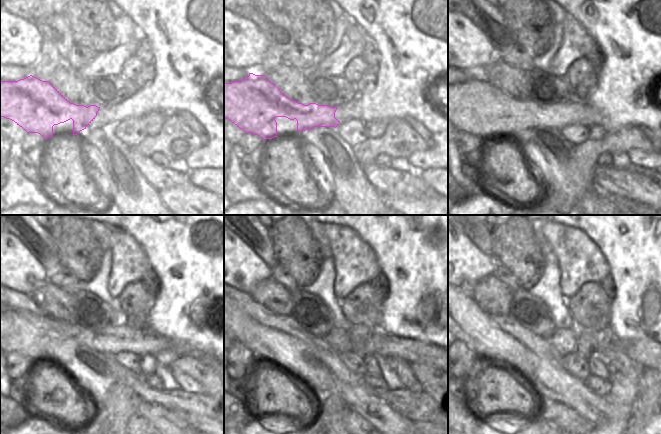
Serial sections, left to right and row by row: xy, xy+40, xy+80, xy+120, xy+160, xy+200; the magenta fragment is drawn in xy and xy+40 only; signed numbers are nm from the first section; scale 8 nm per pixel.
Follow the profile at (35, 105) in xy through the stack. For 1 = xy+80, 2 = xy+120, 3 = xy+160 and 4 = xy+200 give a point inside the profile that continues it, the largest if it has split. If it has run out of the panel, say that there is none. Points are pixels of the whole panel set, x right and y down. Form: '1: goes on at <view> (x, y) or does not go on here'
1: goes on at xy+80 (473, 106)
2: goes on at xy+120 (22, 332)
3: goes on at xy+160 (364, 341)
4: goes on at xy+200 (648, 355)

